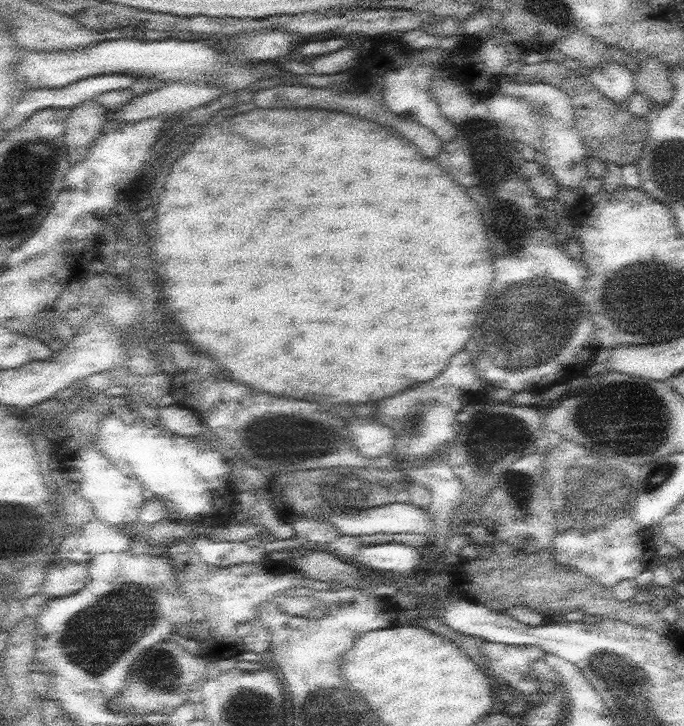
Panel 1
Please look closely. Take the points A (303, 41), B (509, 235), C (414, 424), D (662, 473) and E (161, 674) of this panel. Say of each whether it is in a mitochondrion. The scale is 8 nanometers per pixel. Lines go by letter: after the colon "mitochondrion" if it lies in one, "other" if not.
A: other
B: other
C: mitochondrion
D: mitochondrion
E: mitochondrion

